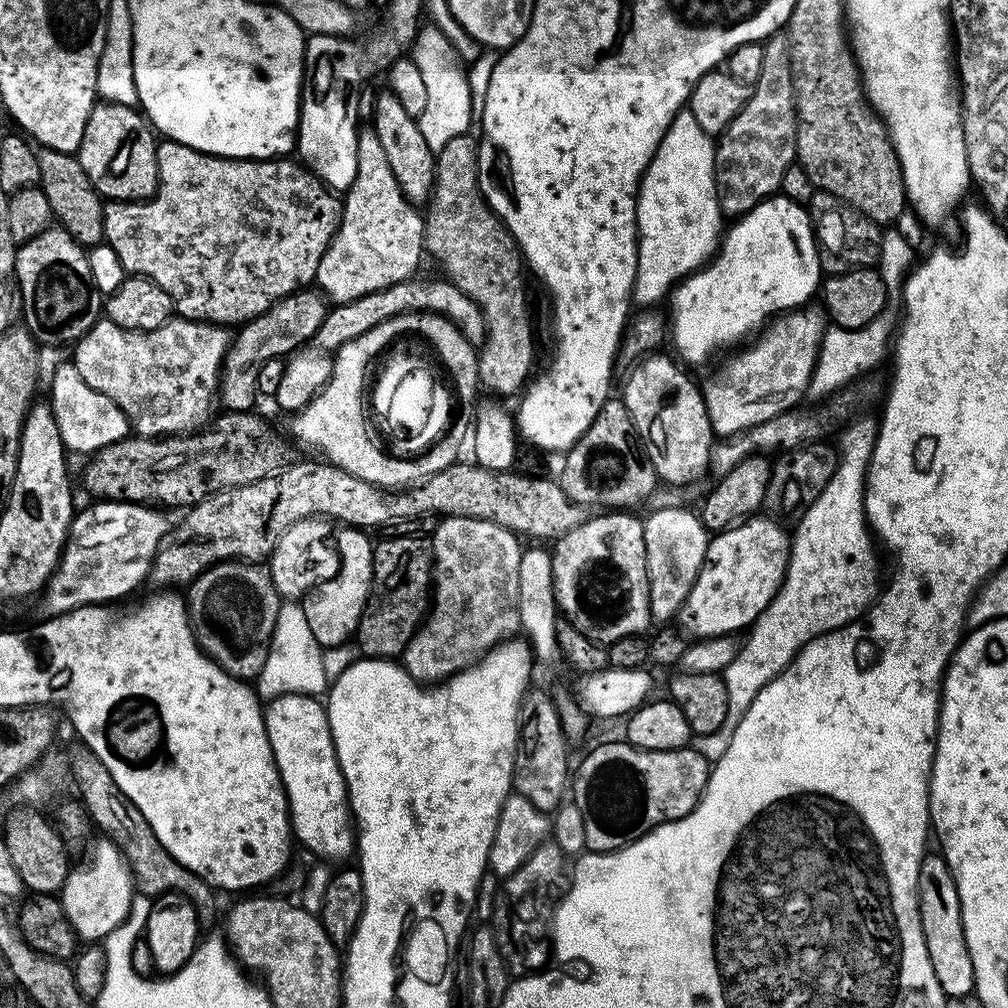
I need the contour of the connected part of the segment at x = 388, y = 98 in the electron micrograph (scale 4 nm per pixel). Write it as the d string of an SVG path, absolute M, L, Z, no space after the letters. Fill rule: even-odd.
M390 90L376 92L376 106L370 117L370 126L378 134L378 142L382 142L382 150L390 165L390 171L402 190L404 197L411 204L427 205L432 195L432 184L436 181L436 153L426 146L426 138L422 138L419 119L406 114L402 102Z

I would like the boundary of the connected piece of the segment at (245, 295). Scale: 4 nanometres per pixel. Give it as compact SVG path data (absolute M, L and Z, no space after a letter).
M161 139L156 146L156 165L160 171L156 193L139 202L105 203L103 243L112 247L111 255L118 258L125 273L151 280L165 291L172 299L172 307L177 317L223 326L246 325L249 320L256 319L263 312L270 310L272 304L287 298L293 292L307 289L315 281L318 266L336 237L336 227L340 225L341 197L329 188L317 173L316 177L303 163L295 164L288 159L292 158L235 160L232 157L210 156L207 152L196 152L190 146L179 144L177 140Z

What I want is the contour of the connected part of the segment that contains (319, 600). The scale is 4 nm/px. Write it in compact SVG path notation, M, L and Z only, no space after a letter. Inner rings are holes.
M344 526L340 529L334 536L335 550L340 556L340 569L336 576L316 585L302 600L306 622L310 625L310 630L316 641L320 643L321 649L324 650L338 647L347 636L349 639L355 633L360 616L364 612L364 605L368 603L368 594L372 590L372 549L374 544L373 541L368 541L367 534L369 533L359 527Z

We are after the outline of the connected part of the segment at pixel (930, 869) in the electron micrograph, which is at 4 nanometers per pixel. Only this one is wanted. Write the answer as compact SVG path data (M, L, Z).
M926 854L920 859L916 897L920 907L922 934L926 938L926 950L930 954L930 966L934 966L934 974L938 978L938 986L942 986L945 997L967 997L967 992L969 995L976 987L974 962L970 958L970 950L966 946L966 934L964 933L964 923L962 922L962 902L958 894L956 879L943 855L936 854L936 856L932 856L932 854Z

